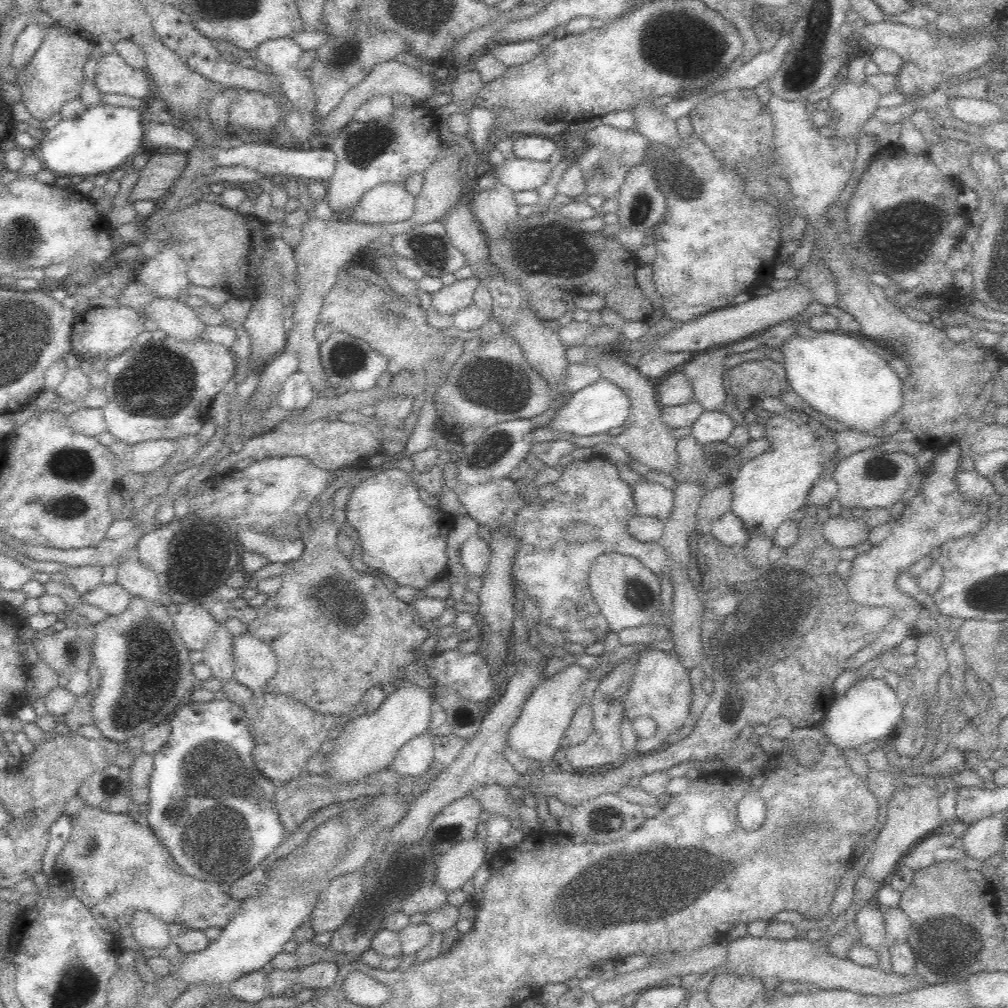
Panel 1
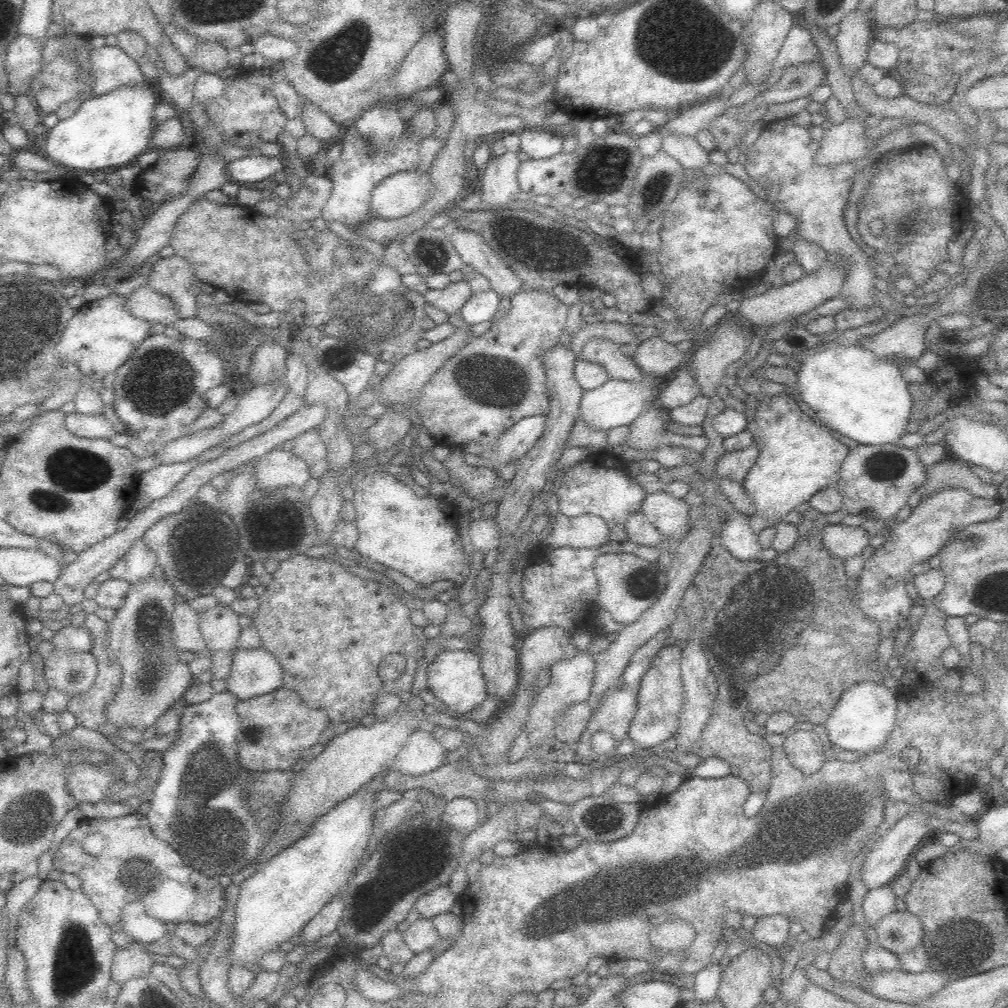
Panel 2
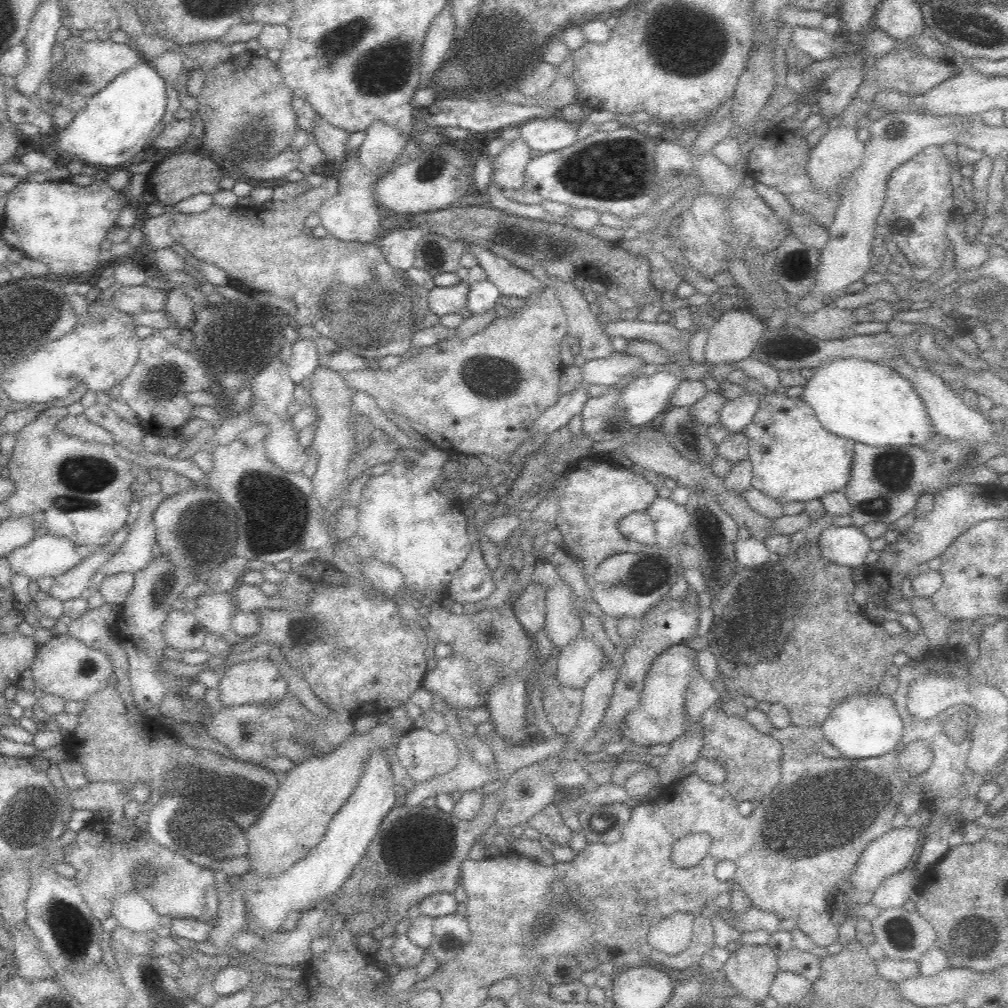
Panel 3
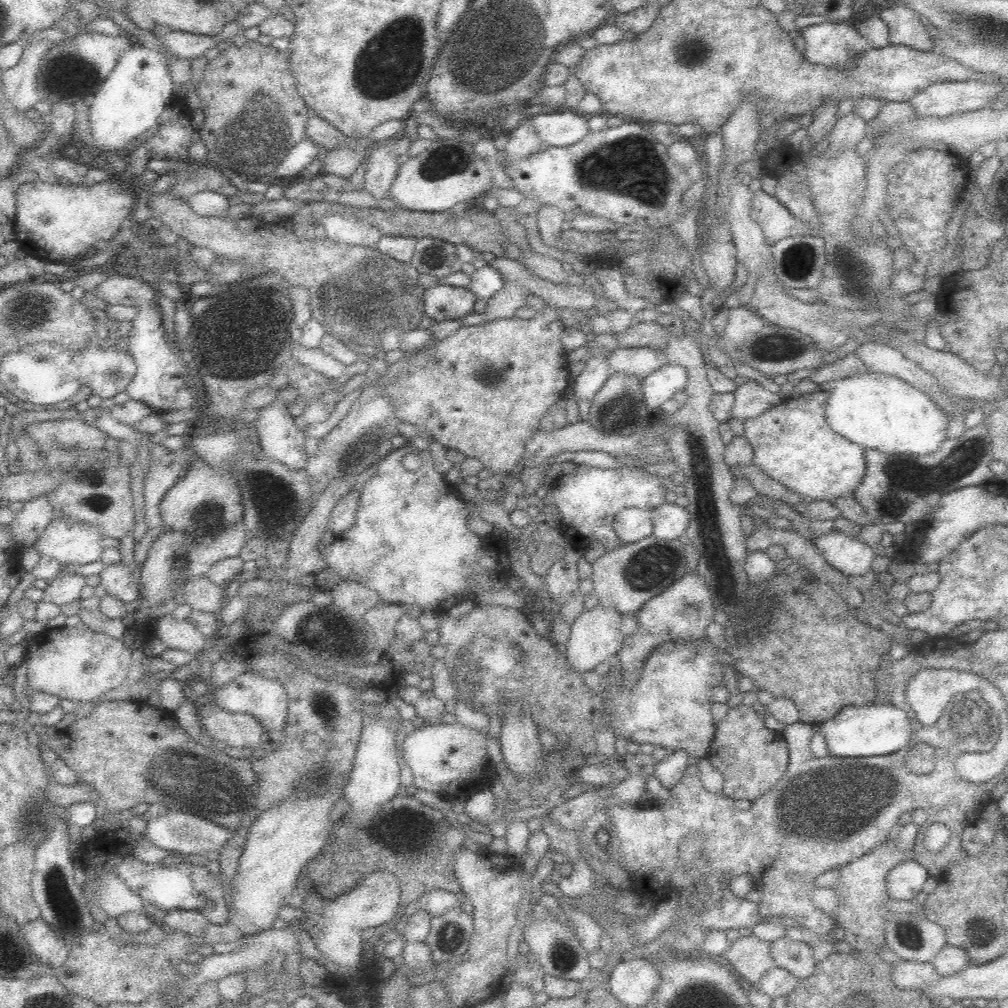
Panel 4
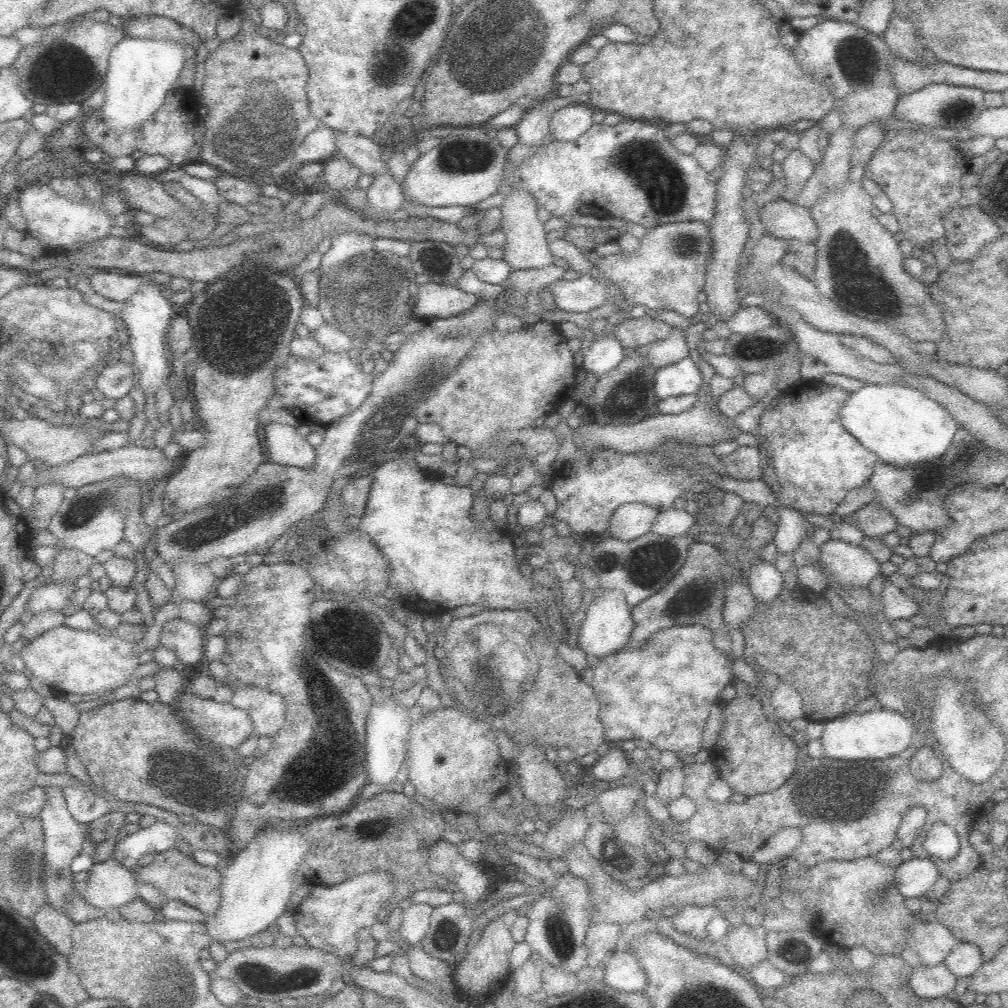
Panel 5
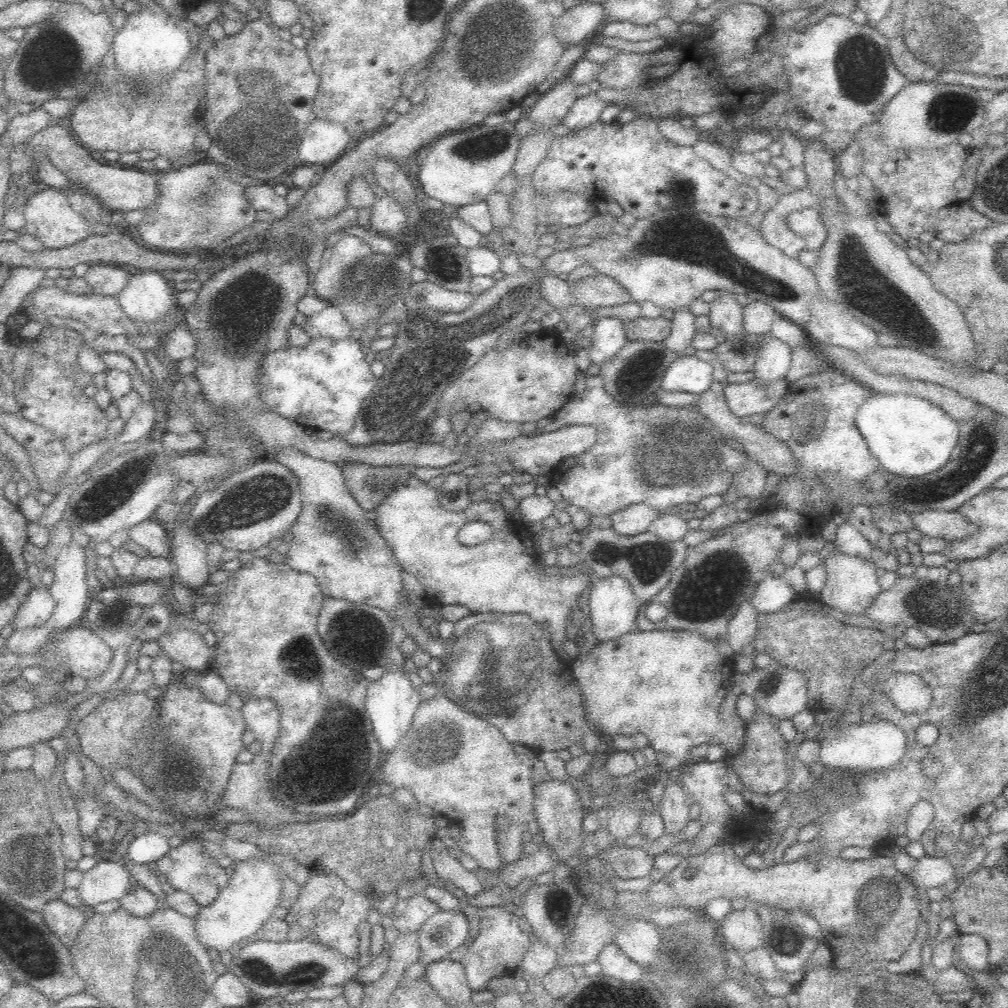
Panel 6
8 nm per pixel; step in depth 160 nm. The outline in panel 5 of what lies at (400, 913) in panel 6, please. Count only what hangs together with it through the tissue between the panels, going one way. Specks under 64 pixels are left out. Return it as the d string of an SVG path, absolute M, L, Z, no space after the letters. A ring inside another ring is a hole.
M414 903L400 916L399 934L402 943L408 942L411 947L419 945L429 927L430 915L434 908L426 903Z

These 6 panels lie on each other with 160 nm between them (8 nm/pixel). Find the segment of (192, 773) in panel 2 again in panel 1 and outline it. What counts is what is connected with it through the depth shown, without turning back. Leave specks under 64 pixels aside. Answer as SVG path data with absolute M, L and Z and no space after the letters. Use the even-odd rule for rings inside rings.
M228 697L223 700L214 700L210 702L196 702L191 701L186 703L183 707L175 710L171 718L168 720L170 725L170 738L168 742L162 746L160 752L154 756L153 772L149 784L149 806L148 815L144 820L150 828L155 832L155 835L160 839L160 842L176 861L176 864L190 876L194 878L208 881L211 883L218 882L218 884L232 884L236 878L248 874L254 870L256 866L262 865L270 854L284 841L289 840L286 836L283 824L279 819L279 812L276 808L276 789L277 785L270 779L266 779L260 770L256 768L254 760L252 760L253 750L255 747L252 733L250 732L246 713L239 703L232 702Z

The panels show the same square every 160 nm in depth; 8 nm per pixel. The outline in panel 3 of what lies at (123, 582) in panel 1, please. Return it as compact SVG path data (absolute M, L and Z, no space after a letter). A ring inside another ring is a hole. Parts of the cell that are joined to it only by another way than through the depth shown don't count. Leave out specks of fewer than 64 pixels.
M159 492L139 501L135 507L126 540L98 572L106 577L119 572L134 575L152 562L152 551L156 543L153 517L164 500L164 494Z

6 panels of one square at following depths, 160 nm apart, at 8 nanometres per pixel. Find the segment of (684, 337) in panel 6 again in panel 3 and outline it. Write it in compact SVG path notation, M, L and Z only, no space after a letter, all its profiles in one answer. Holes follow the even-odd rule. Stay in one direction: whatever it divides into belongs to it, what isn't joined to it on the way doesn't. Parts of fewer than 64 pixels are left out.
M614 351L606 358L596 360L588 360L582 366L581 376L582 382L588 386L596 384L602 386L612 386L620 380L620 378L633 378L638 375L638 371L644 362L634 355L628 353L619 353Z

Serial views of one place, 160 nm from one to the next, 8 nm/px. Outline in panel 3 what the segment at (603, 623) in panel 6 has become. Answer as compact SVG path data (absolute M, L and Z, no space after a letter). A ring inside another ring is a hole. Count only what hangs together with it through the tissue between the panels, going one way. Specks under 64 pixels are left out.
M584 632L557 651L555 676L564 687L583 689L588 679L604 665L602 647Z

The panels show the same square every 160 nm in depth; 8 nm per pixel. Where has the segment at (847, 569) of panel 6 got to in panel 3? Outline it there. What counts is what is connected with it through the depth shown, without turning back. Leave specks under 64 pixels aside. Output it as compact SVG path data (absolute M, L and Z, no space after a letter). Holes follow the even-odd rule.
M830 526L817 539L822 557L835 564L856 568L864 564L871 541L856 526Z

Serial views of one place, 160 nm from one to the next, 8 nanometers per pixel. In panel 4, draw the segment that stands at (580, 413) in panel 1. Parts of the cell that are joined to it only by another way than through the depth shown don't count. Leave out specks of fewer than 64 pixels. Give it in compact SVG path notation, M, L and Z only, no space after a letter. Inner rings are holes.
M664 363L656 368L652 374L641 380L642 401L646 408L654 414L659 413L667 399L684 390L687 378L686 369L678 364Z

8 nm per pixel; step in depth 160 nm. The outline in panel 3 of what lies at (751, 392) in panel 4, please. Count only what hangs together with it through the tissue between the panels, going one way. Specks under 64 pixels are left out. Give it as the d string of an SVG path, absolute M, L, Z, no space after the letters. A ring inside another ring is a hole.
M744 390L738 398L726 401L718 421L730 433L743 432L744 428L752 422L758 406L760 406L760 396L754 396L751 390Z

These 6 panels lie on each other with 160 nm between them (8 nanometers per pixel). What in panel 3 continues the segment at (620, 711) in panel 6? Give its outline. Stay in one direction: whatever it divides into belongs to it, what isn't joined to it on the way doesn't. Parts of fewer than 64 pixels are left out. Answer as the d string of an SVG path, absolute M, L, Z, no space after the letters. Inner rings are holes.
M676 644L654 659L648 669L639 703L625 716L625 727L620 732L623 742L648 749L655 744L671 744L684 734L688 726L684 711L686 688L694 670L698 668L695 656L695 648Z

